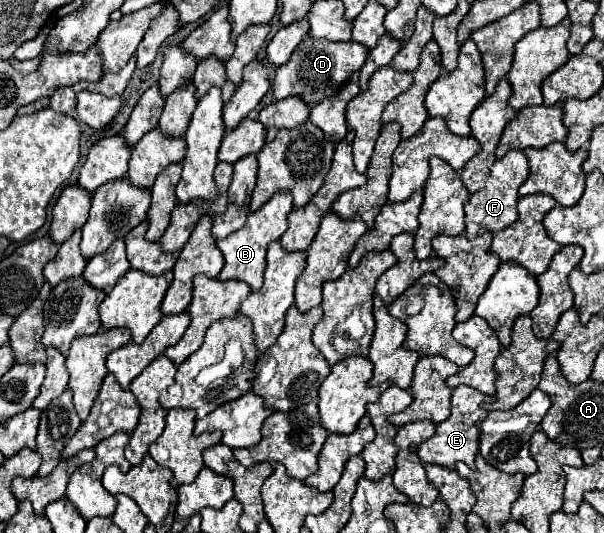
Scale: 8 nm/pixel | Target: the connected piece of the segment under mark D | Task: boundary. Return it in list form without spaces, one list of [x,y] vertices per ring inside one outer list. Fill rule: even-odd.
[[[306,36],[302,44],[294,50],[294,56],[276,70],[276,76],[272,80],[274,98],[282,100],[288,96],[300,96],[308,106],[318,104],[320,100],[334,96],[340,86],[362,68],[366,62],[368,48],[358,42],[330,42],[330,40],[314,40],[312,36]]]

